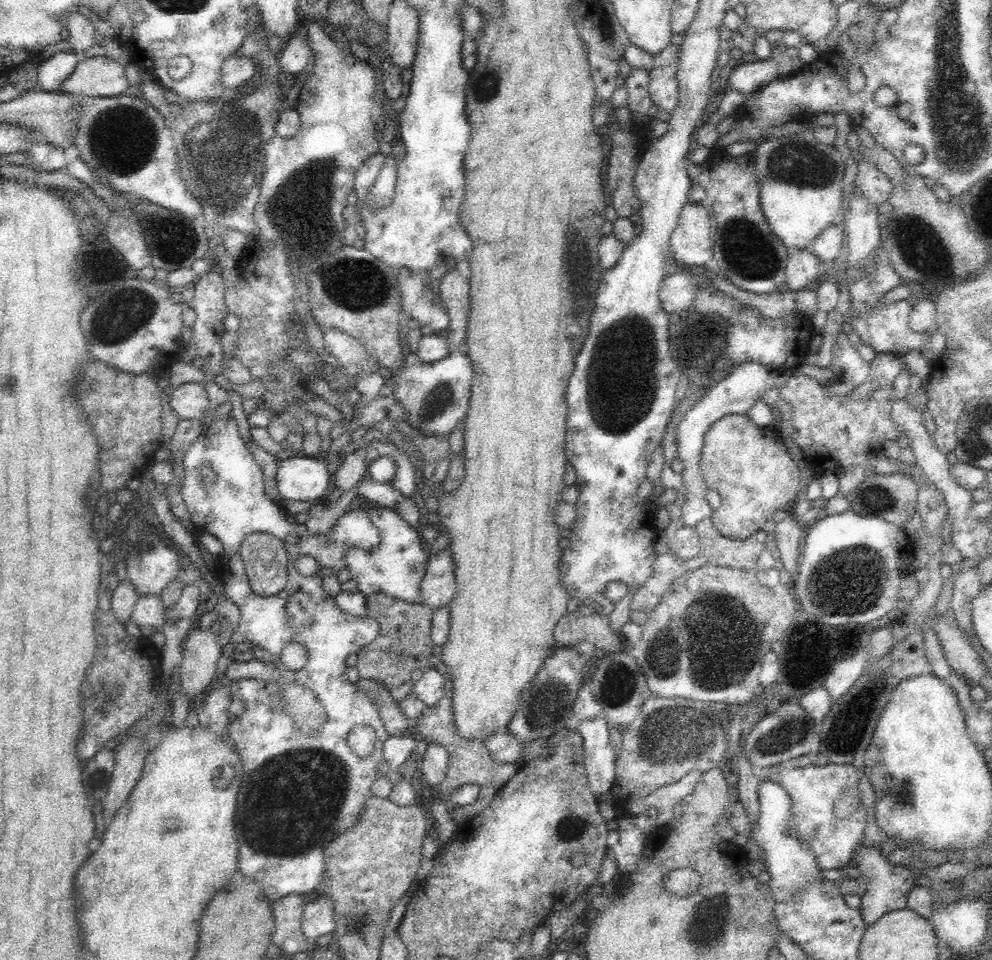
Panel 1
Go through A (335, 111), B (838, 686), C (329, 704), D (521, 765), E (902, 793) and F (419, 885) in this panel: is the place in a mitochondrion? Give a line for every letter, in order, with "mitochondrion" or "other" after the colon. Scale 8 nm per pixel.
A: other
B: other
C: other
D: other
E: mitochondrion
F: other

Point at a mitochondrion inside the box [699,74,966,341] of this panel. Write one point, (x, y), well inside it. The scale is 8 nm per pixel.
(797, 163)

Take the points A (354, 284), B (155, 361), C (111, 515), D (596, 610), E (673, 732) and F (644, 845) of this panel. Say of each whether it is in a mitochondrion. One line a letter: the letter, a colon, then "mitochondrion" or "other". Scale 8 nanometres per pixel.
A: mitochondrion
B: other
C: mitochondrion
D: other
E: mitochondrion
F: other

